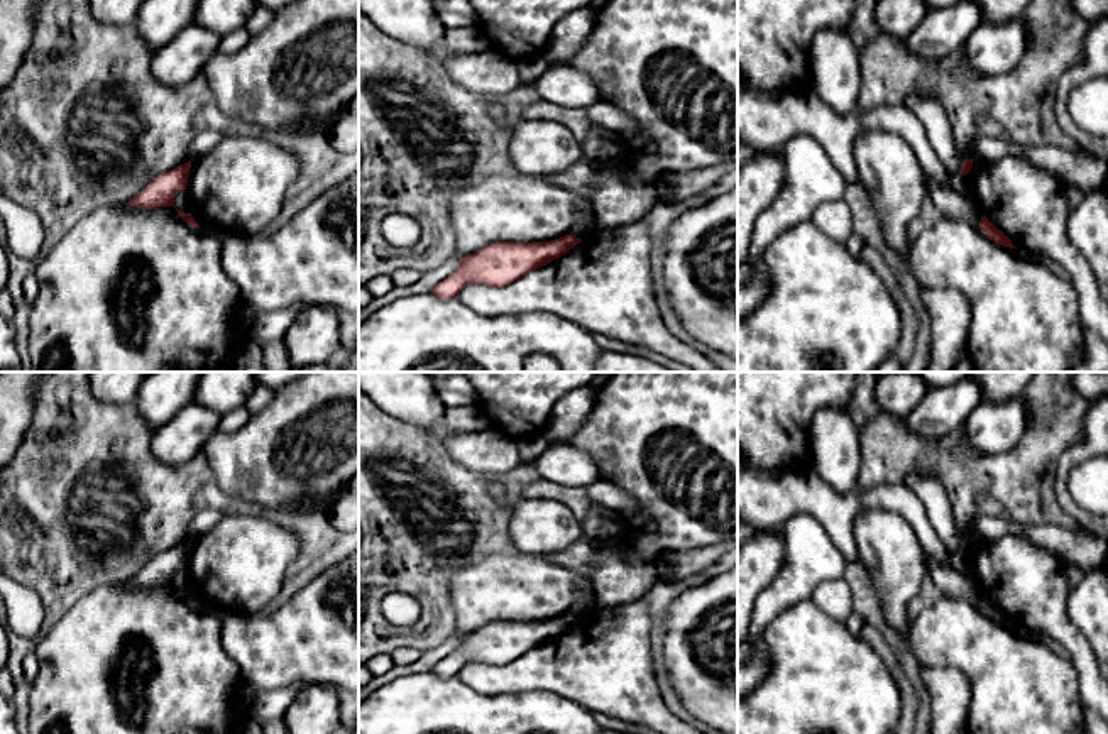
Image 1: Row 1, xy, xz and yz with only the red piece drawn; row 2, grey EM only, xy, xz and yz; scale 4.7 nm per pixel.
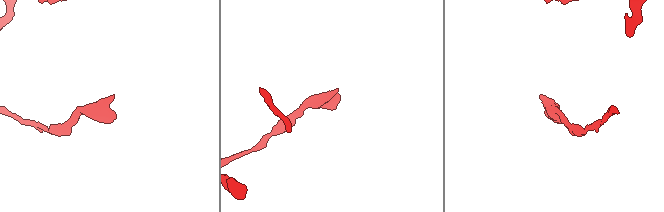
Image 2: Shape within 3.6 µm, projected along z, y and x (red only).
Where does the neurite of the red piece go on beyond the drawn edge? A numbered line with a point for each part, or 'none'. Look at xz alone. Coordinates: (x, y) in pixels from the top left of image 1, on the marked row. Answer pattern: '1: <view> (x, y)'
none

